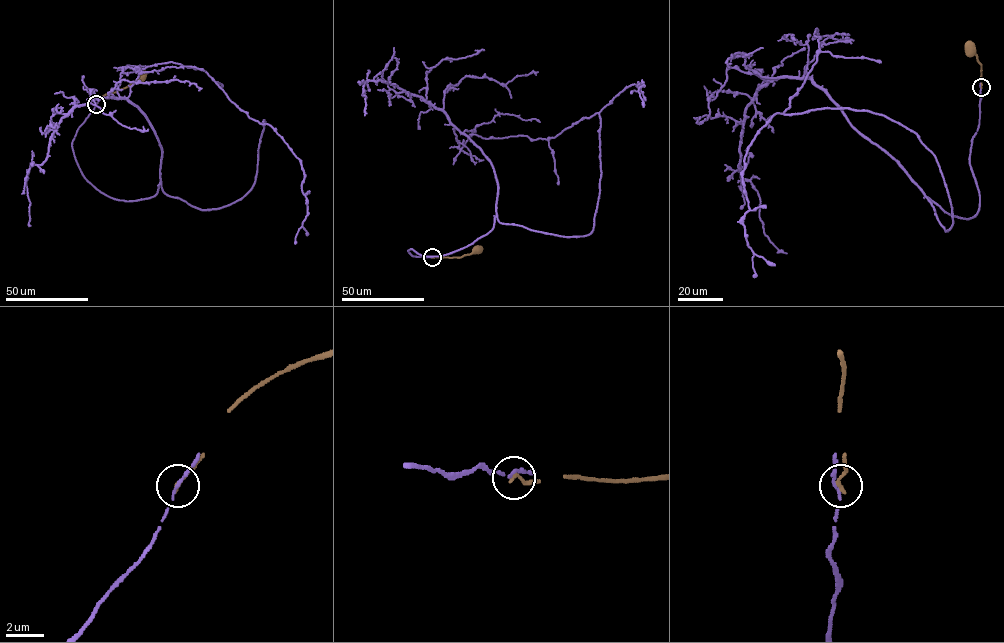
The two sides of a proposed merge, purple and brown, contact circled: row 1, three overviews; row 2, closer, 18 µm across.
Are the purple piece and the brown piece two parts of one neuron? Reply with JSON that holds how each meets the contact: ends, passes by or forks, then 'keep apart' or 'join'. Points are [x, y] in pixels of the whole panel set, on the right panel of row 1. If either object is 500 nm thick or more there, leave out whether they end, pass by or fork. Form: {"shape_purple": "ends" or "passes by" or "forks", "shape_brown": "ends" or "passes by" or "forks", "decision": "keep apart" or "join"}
{"shape_purple": "passes by", "shape_brown": "ends", "decision": "keep apart"}

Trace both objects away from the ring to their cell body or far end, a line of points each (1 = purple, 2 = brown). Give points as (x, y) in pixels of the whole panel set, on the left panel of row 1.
1: (96, 104), (72, 147), (109, 196), (160, 183), (209, 210), (251, 188), (264, 120), (204, 71), (117, 71)
2: (96, 104), (103, 95), (124, 88), (141, 76)

